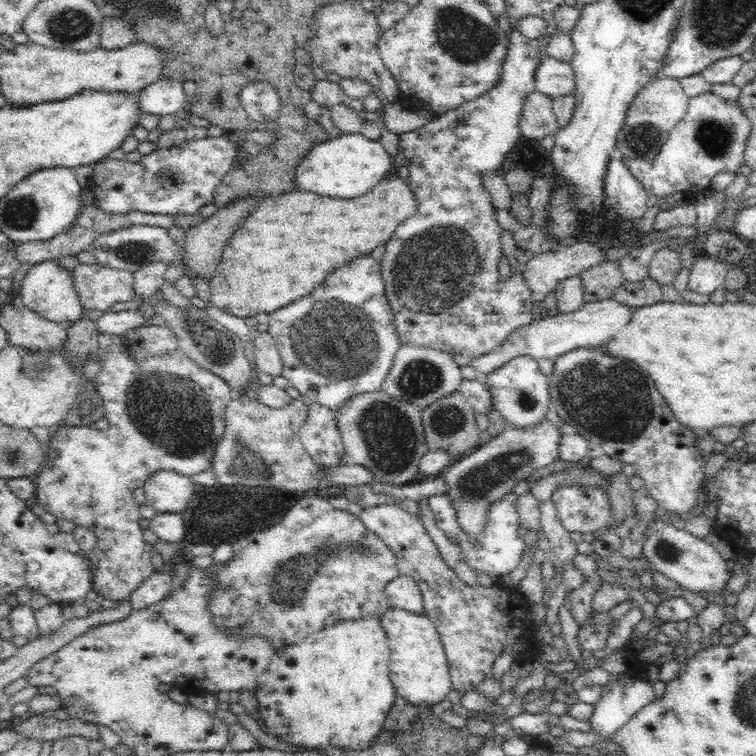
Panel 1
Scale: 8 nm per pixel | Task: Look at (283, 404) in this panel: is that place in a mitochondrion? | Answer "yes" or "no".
no

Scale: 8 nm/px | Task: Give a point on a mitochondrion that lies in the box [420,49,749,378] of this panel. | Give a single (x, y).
(714, 137)

